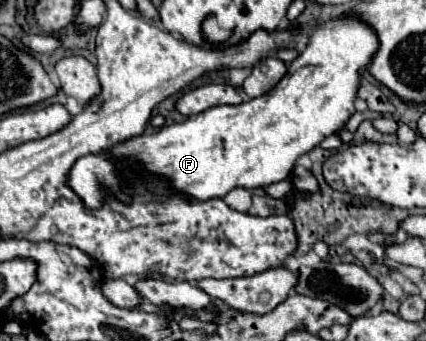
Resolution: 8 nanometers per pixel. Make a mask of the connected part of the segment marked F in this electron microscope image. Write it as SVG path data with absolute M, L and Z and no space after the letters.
M330 20L314 30L306 50L288 66L286 76L266 94L252 98L250 102L244 102L240 106L208 108L180 124L162 126L154 134L140 134L136 138L118 142L116 146L98 154L82 156L70 168L66 186L74 190L88 208L98 210L104 206L110 194L122 204L132 202L132 196L124 192L124 174L130 164L140 164L142 174L156 174L160 178L166 178L174 192L180 192L196 202L222 198L232 188L252 190L286 180L298 156L310 152L326 136L340 130L354 114L354 98L360 84L360 72L366 70L366 64L370 64L370 56L374 56L376 50L378 38L374 36L374 32L370 32L370 28L366 28L366 24L362 24L362 20Z

